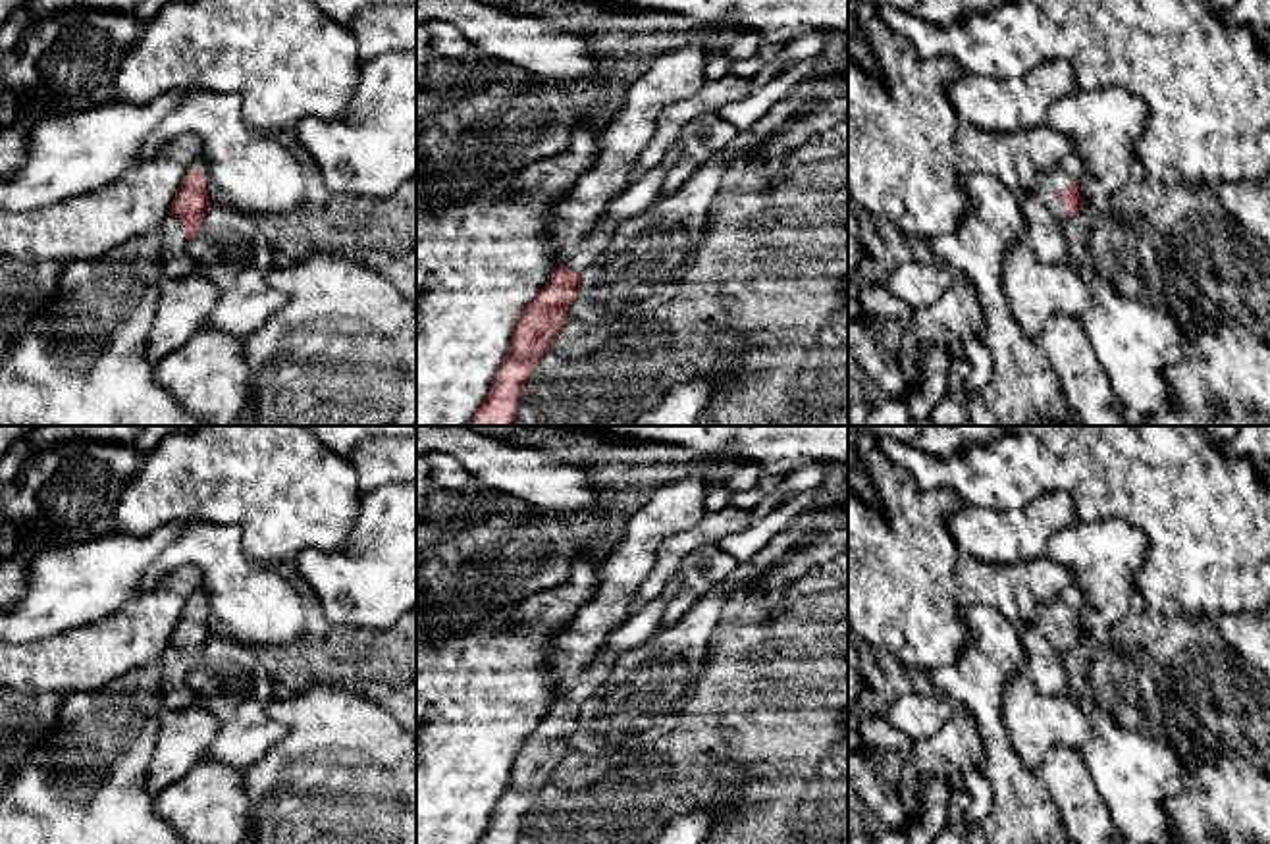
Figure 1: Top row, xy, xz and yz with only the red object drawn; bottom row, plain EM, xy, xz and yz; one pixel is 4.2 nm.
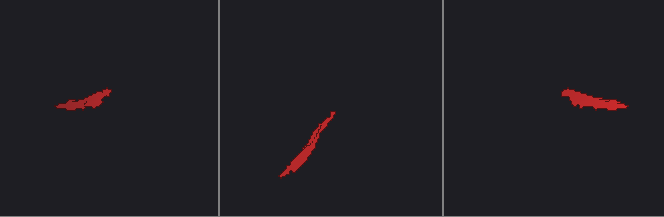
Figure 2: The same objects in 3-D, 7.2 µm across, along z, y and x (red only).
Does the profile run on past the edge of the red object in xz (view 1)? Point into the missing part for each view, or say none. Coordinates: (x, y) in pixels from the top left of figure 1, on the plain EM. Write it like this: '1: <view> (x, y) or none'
1: xz (642, 623)

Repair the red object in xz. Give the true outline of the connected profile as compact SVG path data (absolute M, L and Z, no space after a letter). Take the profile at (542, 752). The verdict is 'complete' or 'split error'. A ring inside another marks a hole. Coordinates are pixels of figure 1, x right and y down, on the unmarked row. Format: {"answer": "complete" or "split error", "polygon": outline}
{"answer": "split error", "polygon": "M682 574L665 586L659 599L632 611L617 626L605 646L588 665L578 680L563 692L534 732L522 742L515 755L509 786L495 805L486 832L476 844L518 844L522 821L549 784L551 775L569 753L567 740L582 726L582 707L607 684L619 659L646 644L659 628L667 601L680 590Z"}

